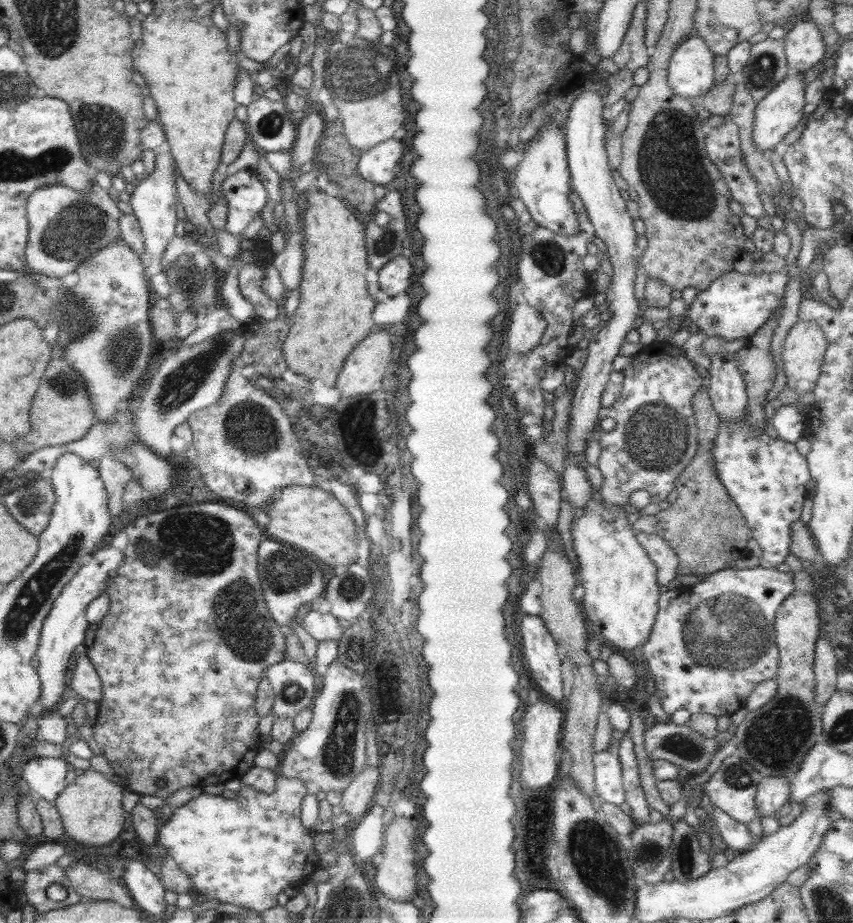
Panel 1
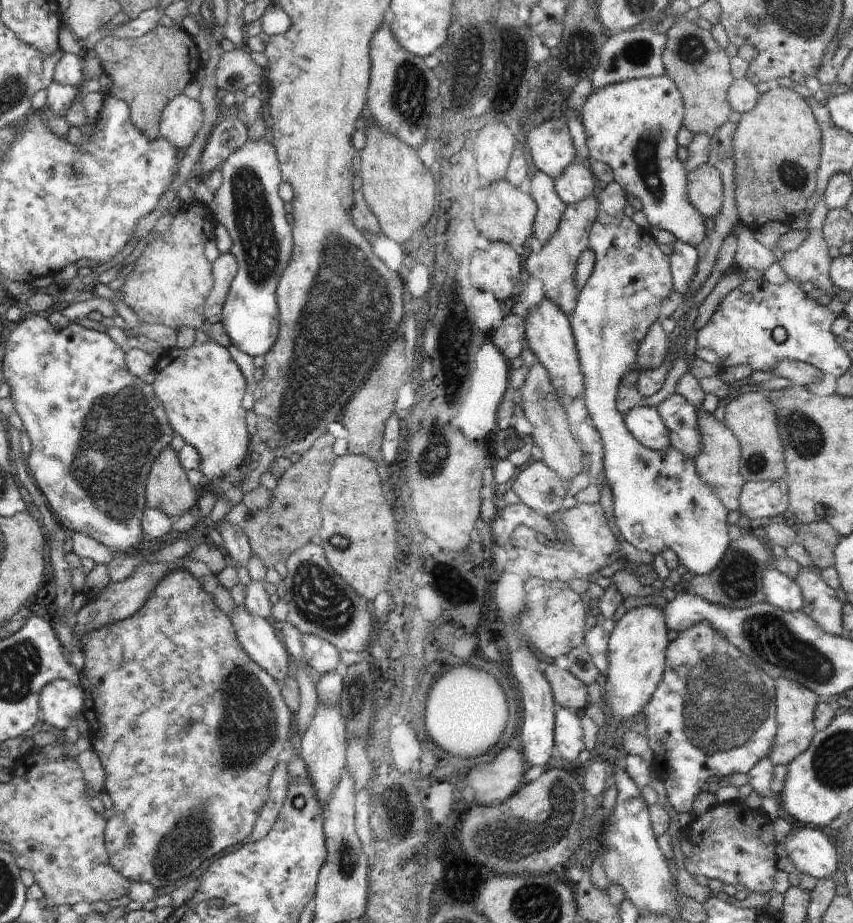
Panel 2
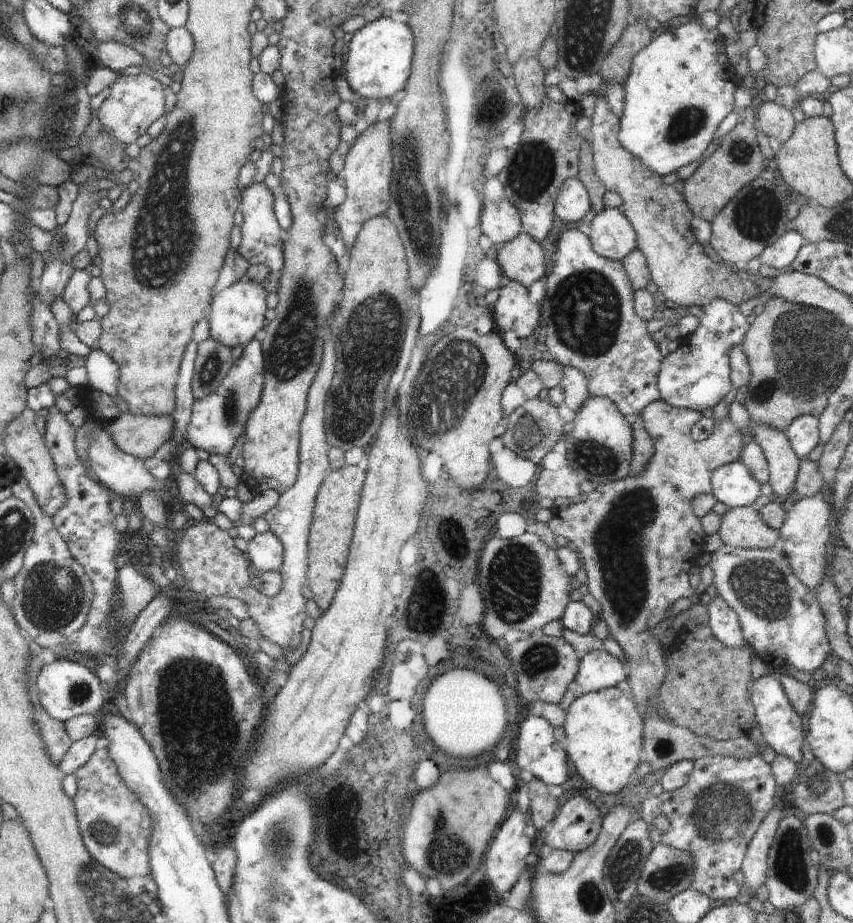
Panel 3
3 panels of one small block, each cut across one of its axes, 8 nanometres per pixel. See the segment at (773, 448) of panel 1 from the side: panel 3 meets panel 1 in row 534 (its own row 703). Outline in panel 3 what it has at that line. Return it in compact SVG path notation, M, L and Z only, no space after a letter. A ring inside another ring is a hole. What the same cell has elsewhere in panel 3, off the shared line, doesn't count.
M763 675L751 683L749 695L753 702L755 720L767 745L771 746L777 755L787 756L800 765L805 741L805 734L802 732L805 718L792 708L780 681L774 675Z

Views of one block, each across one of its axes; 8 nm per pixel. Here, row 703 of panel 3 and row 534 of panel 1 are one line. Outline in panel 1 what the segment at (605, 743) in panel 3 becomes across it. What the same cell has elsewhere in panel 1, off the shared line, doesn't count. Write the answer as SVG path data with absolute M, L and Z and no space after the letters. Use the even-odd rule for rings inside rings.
M590 500L584 510L575 513L571 534L576 551L580 574L579 580L585 594L581 606L591 633L596 634L613 649L634 650L646 644L658 613L660 586L657 582L657 568L632 533L632 524L626 519L627 513L621 506Z

